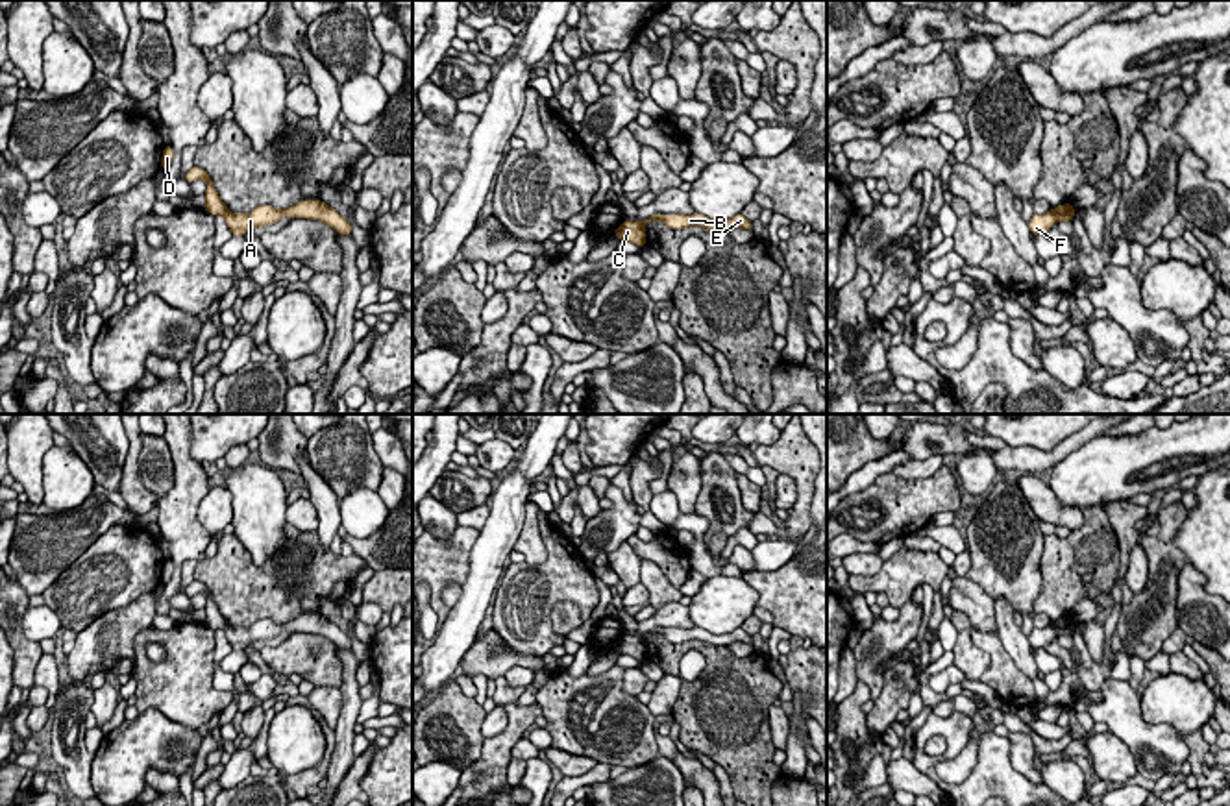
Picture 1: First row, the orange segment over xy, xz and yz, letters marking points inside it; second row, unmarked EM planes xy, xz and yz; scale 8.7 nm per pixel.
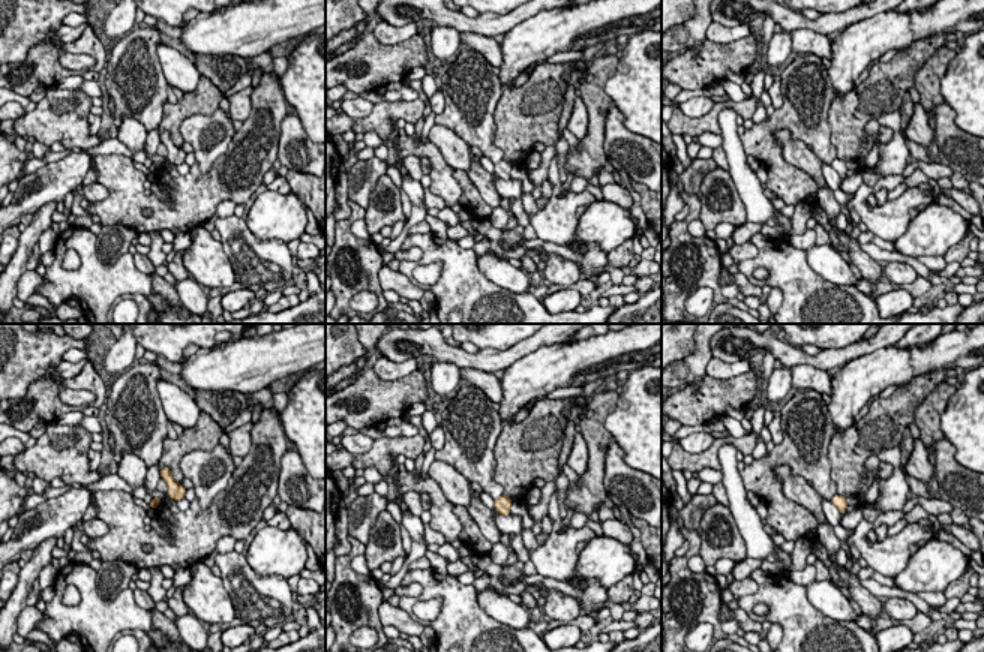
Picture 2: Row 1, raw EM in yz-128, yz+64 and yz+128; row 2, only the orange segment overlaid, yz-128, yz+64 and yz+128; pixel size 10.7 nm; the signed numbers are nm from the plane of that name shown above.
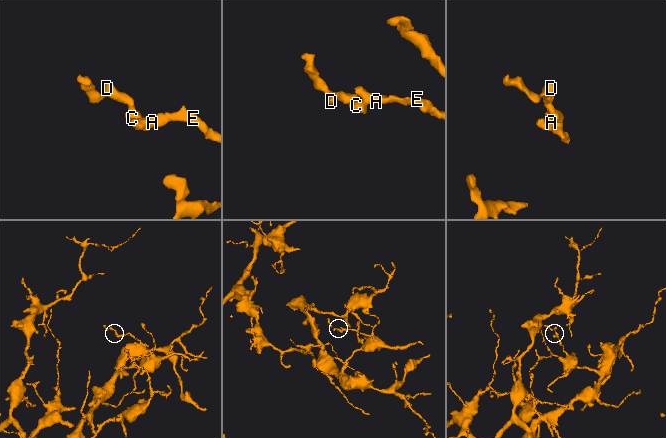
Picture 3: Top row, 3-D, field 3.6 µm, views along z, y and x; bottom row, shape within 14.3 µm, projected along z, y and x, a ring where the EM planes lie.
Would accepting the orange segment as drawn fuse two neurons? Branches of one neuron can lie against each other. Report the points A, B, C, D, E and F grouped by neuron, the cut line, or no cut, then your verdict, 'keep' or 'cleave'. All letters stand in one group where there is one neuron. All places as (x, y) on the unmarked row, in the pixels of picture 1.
A B E F / C D | yz (1049, 625), (1057, 635) | cleave

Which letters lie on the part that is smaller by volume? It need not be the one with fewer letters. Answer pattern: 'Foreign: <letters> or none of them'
Foreign: C, D

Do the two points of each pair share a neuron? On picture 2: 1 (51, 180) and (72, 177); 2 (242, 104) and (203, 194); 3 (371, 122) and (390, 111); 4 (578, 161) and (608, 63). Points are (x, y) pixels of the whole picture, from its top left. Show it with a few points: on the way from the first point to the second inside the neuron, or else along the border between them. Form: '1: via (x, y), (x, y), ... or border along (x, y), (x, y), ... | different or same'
1: via (56, 180), (68, 177) | same
2: border along (254, 89), (251, 111), (243, 123) | different
3: via (375, 122), (386, 113) | same
4: via (594, 137), (596, 87) | same

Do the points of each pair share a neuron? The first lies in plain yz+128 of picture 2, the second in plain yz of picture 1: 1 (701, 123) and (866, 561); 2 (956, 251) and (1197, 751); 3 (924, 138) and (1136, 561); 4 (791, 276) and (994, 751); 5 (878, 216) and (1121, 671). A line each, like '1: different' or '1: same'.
1: different
2: same
3: same
4: same
5: different

